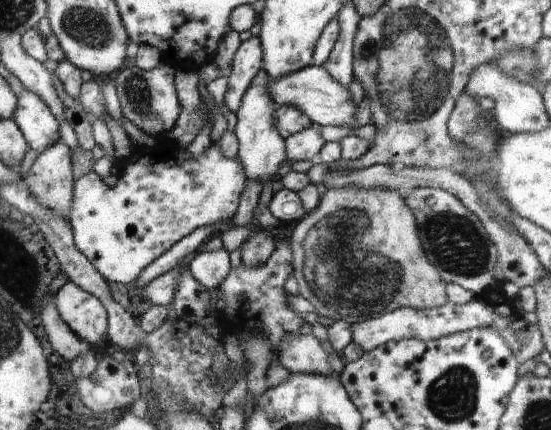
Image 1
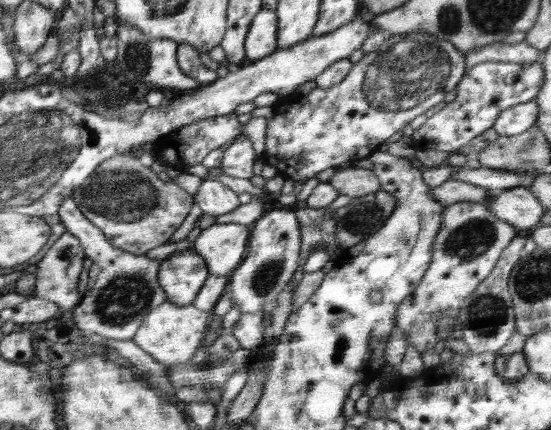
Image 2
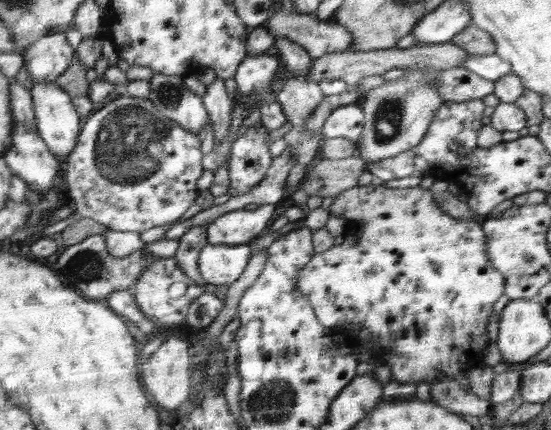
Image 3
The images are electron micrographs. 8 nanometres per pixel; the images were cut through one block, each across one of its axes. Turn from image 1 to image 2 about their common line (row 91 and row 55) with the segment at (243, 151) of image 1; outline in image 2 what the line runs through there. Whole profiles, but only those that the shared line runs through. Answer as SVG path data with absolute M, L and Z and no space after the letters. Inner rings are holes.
M265 6L258 11L253 24L249 28L245 40L247 62L256 62L272 55L278 49L278 22L277 12Z

